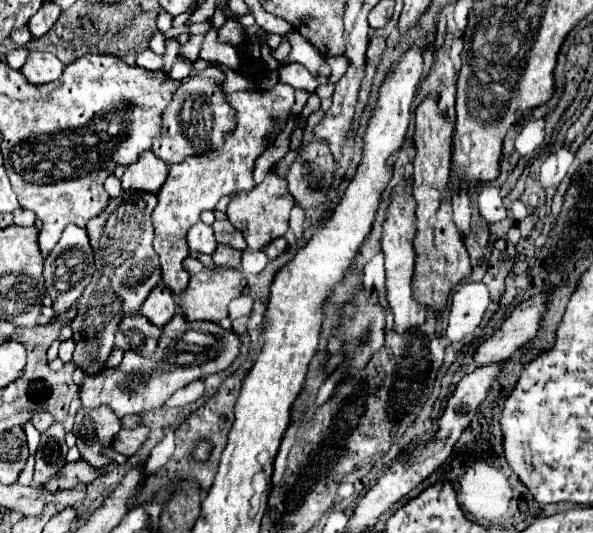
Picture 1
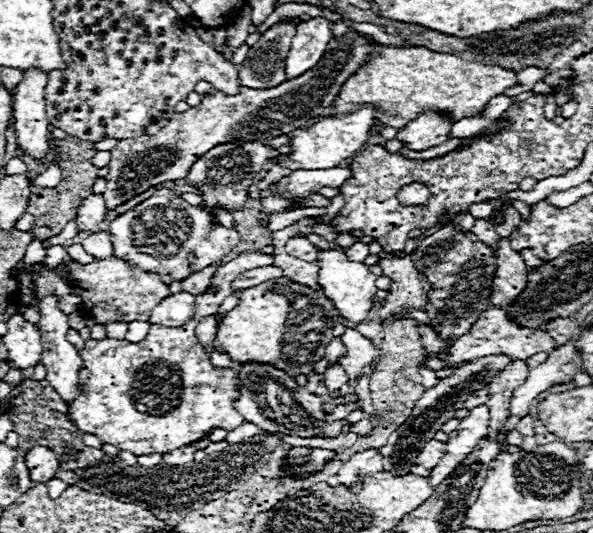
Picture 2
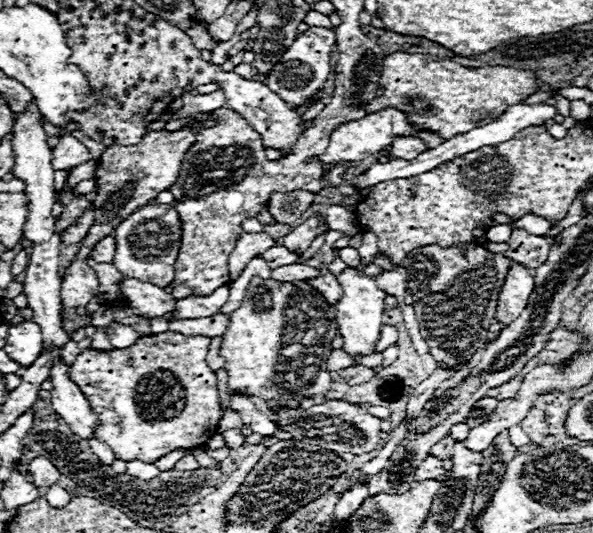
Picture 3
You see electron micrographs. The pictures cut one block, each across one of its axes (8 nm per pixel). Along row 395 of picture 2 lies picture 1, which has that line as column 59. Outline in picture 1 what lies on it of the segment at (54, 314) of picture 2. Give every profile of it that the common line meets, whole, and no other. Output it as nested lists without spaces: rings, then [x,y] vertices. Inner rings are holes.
[[[32,50],[26,64],[20,70],[26,76],[26,80],[30,80],[32,84],[48,84],[62,76],[64,64],[52,52]]]

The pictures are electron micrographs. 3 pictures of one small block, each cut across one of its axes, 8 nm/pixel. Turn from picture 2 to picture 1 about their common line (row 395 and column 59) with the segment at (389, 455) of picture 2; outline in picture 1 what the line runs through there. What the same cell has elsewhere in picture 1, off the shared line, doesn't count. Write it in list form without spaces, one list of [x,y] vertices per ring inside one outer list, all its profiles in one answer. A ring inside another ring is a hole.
[[[54,422],[52,428],[42,434],[42,442],[36,452],[34,484],[44,486],[52,478],[56,478],[58,470],[66,464],[66,452],[68,446],[64,442],[64,426],[60,422]]]

